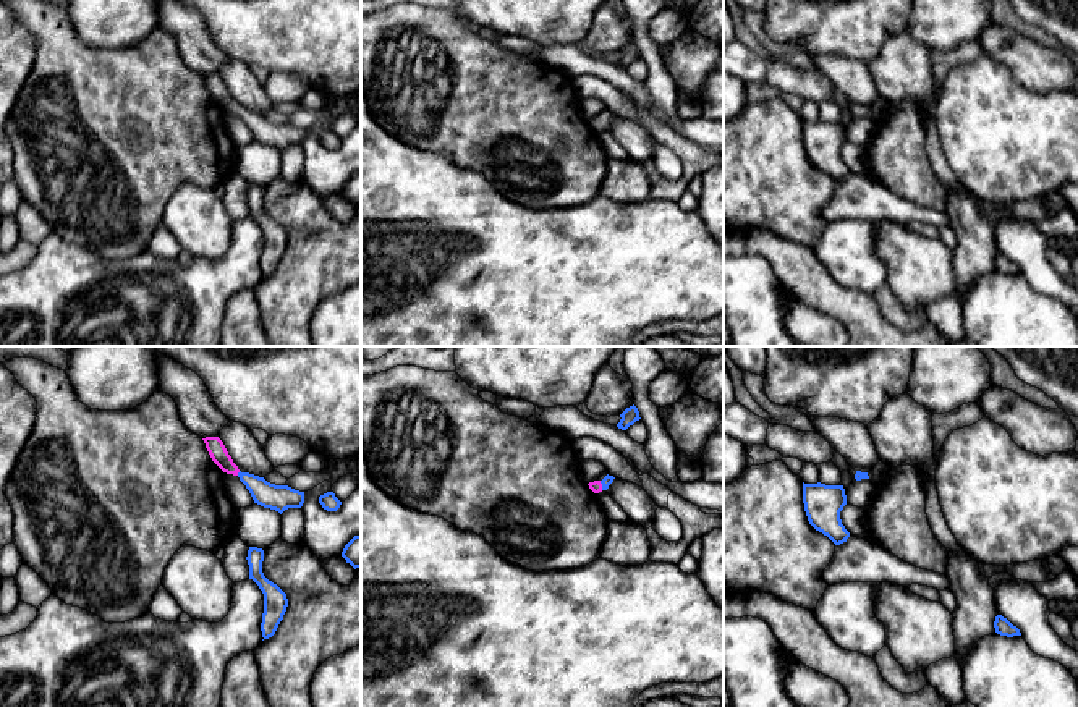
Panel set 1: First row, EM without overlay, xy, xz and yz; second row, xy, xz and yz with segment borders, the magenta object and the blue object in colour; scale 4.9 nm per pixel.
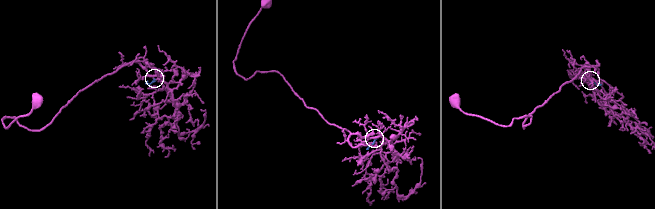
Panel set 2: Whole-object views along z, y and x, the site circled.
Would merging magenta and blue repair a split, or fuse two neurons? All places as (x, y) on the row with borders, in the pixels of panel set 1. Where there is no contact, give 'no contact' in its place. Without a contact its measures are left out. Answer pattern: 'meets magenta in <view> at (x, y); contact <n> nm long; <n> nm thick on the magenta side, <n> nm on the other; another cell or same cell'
meets magenta in xy at (238, 471); contact 30 nm long; 90 nm thick on the magenta side, 130 nm on the other; same cell

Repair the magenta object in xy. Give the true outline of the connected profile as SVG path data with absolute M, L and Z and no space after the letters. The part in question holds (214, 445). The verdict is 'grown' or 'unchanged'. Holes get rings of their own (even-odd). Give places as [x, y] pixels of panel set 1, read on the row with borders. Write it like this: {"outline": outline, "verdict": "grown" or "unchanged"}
{"outline": "M219 437L202 438L212 461L227 474L238 476L249 490L254 503L278 511L280 514L288 508L301 508L304 503L304 492L295 490L288 485L275 485L264 477L241 472L228 455L223 442Z", "verdict": "grown"}

